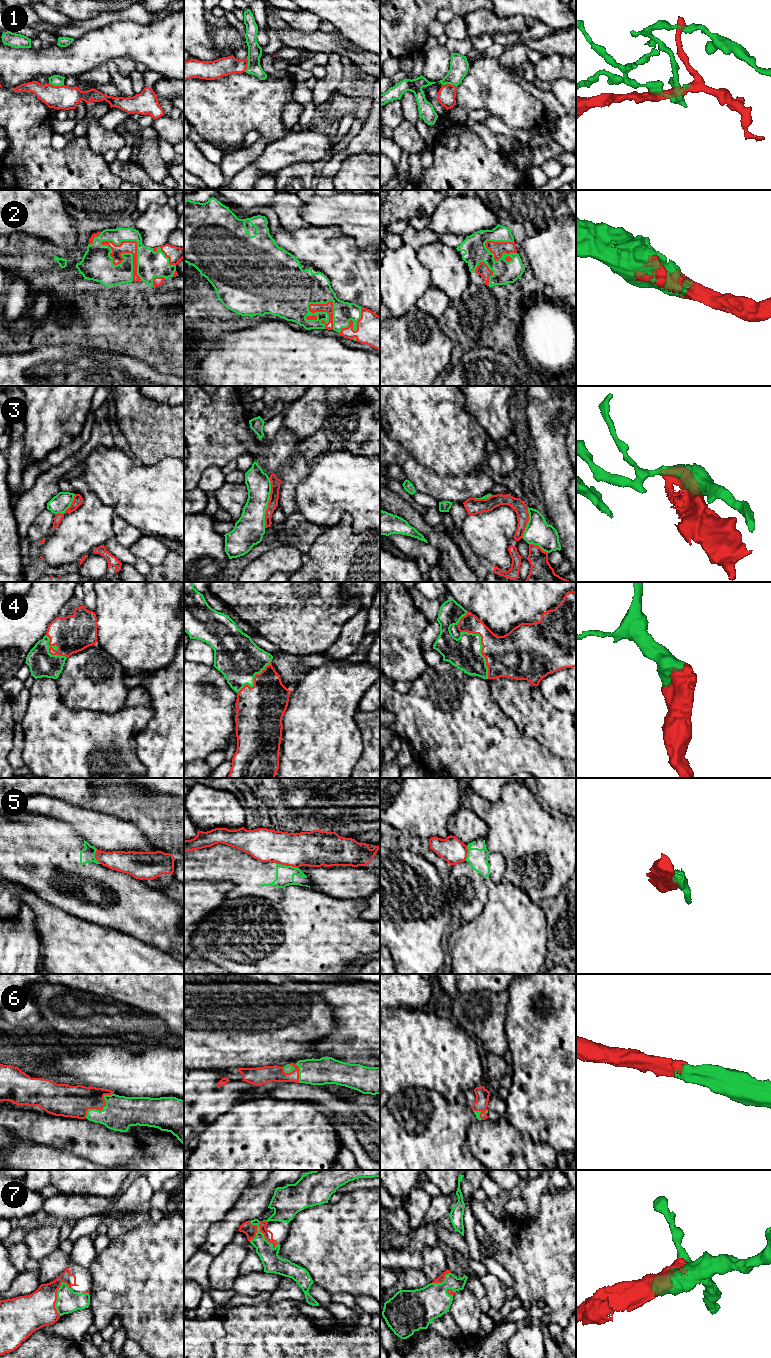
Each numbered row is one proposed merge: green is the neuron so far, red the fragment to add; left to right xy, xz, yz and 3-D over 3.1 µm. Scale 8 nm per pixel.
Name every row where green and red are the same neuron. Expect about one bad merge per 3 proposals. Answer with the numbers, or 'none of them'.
2, 4, 6, 7

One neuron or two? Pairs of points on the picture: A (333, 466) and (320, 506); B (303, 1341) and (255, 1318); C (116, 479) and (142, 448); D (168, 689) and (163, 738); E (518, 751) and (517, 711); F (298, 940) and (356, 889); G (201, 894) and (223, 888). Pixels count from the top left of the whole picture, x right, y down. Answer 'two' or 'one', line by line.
A: one
B: one
C: two
D: one
E: two
F: two
G: one

